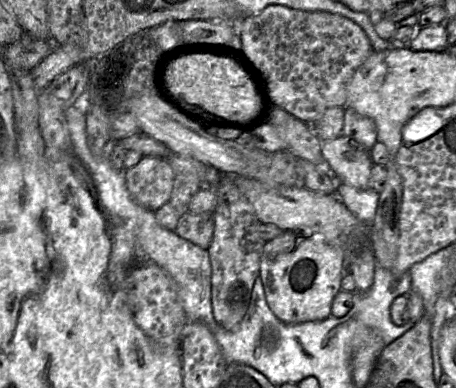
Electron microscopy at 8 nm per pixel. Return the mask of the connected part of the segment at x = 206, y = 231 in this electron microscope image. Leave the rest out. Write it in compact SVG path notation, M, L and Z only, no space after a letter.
M188 211L180 217L174 231L181 238L207 249L213 238L214 226L214 212L195 214Z

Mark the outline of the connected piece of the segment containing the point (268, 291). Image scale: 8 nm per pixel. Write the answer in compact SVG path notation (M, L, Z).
M287 230L264 244L259 278L267 304L285 324L322 321L331 316L331 305L341 290L345 258L340 248L312 232Z

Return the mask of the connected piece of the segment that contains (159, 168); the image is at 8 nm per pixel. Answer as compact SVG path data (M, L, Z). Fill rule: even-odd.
M147 155L125 170L125 180L132 200L155 211L169 201L175 175L166 158Z

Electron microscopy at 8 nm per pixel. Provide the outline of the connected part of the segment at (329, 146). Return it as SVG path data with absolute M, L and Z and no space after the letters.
M344 135L322 142L322 154L333 176L344 185L368 189L373 162L369 151Z

